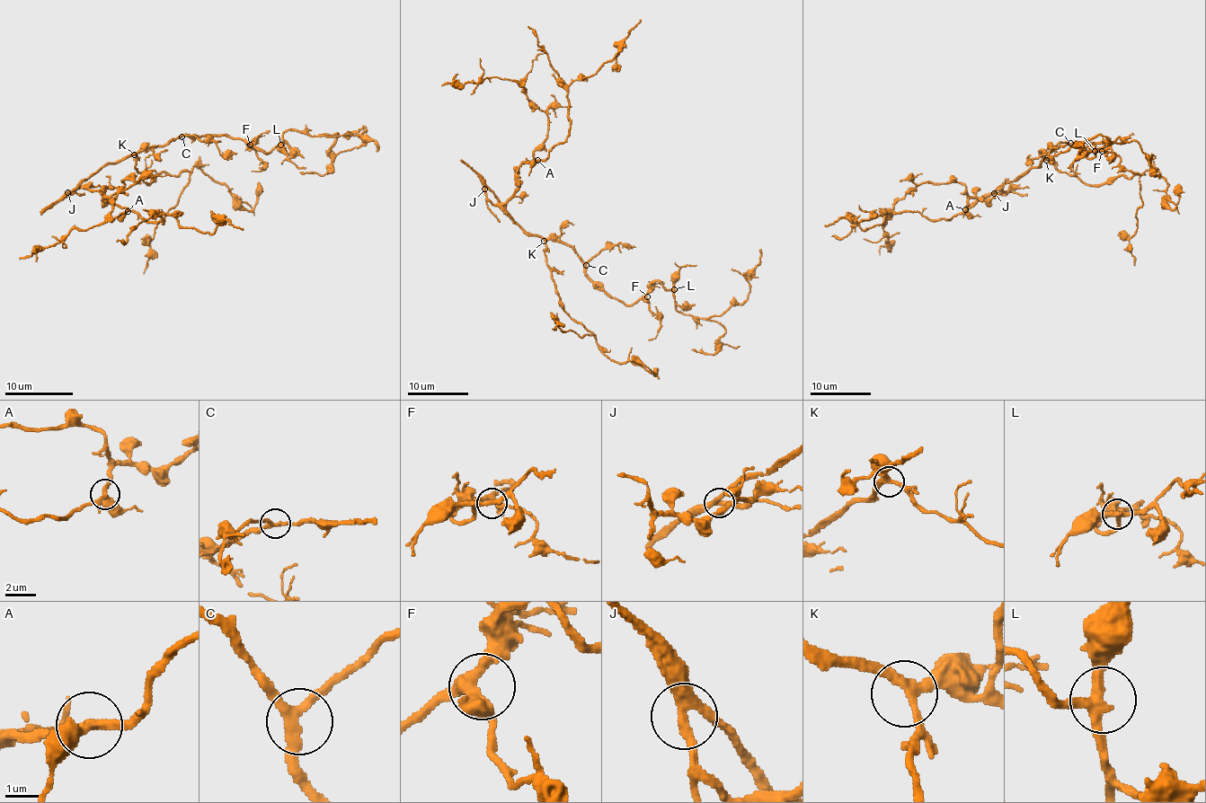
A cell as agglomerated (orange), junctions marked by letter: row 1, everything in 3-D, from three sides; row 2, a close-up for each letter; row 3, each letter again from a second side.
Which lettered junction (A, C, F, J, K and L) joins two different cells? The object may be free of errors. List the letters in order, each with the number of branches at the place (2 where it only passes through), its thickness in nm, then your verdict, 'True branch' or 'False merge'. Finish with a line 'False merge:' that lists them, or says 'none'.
A: Branches: 3. Thickness 300 nm. True branch
C: Branches: 3. Thickness 240 nm. True branch
F: Branches: 3. Thickness 400 nm. True branch
J: Branches: 3. Thickness 300 nm. True branch
K: Branches: 3. Thickness 260 nm. True branch
L: Branches: 3. Thickness 280 nm. True branch
False merge: none

